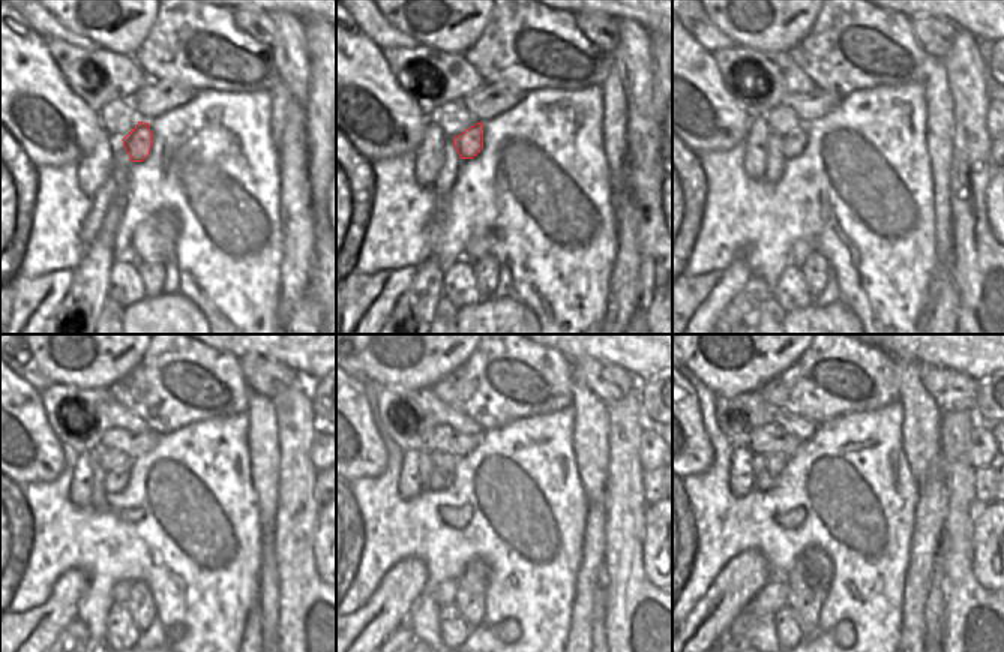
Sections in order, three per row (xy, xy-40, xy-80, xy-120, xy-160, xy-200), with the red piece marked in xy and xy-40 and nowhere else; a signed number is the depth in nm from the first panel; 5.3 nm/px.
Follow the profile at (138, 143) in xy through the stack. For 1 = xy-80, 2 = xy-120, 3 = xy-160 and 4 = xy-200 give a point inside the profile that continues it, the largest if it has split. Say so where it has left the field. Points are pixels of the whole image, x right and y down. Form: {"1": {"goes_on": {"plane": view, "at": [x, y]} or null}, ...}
{"1": {"goes_on": {"plane": "xy-80", "at": [796, 141]}}, "2": {"goes_on": {"plane": "xy-120", "at": [116, 480]}}, "3": {"goes_on": {"plane": "xy-160", "at": [437, 480]}}, "4": {"goes_on": {"plane": "xy-200", "at": [761, 481]}}}

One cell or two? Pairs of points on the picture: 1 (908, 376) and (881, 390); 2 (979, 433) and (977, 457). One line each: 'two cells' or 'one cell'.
1: two cells
2: one cell

